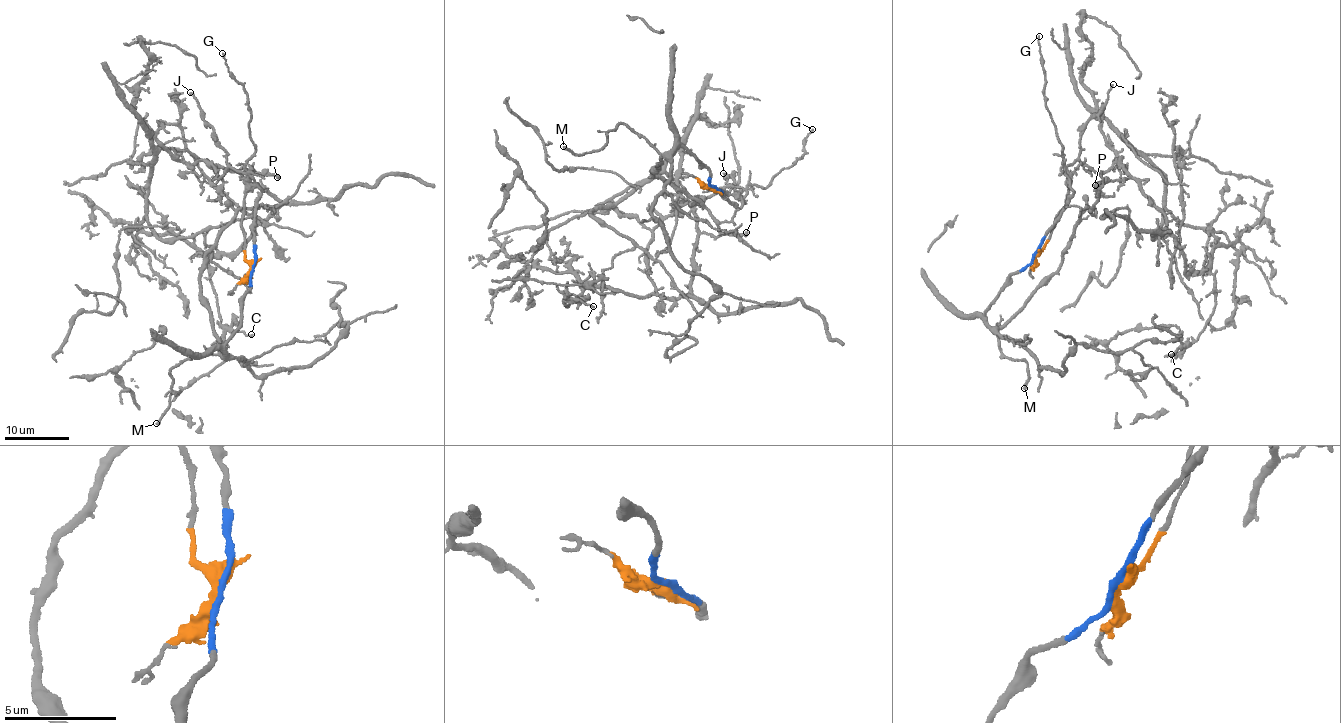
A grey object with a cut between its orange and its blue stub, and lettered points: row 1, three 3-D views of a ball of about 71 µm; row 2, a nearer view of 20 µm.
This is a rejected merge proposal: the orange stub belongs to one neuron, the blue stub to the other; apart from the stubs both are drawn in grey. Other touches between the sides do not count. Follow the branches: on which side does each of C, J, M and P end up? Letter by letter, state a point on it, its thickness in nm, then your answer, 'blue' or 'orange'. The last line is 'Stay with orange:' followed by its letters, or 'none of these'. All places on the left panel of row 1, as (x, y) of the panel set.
C: at (251, 334); 150 nm thick; orange
J: at (190, 92); 140 nm thick; orange
M: at (156, 423); 280 nm thick; blue
P: at (277, 177); 240 nm thick; orange
Stay with orange: C, J, P

